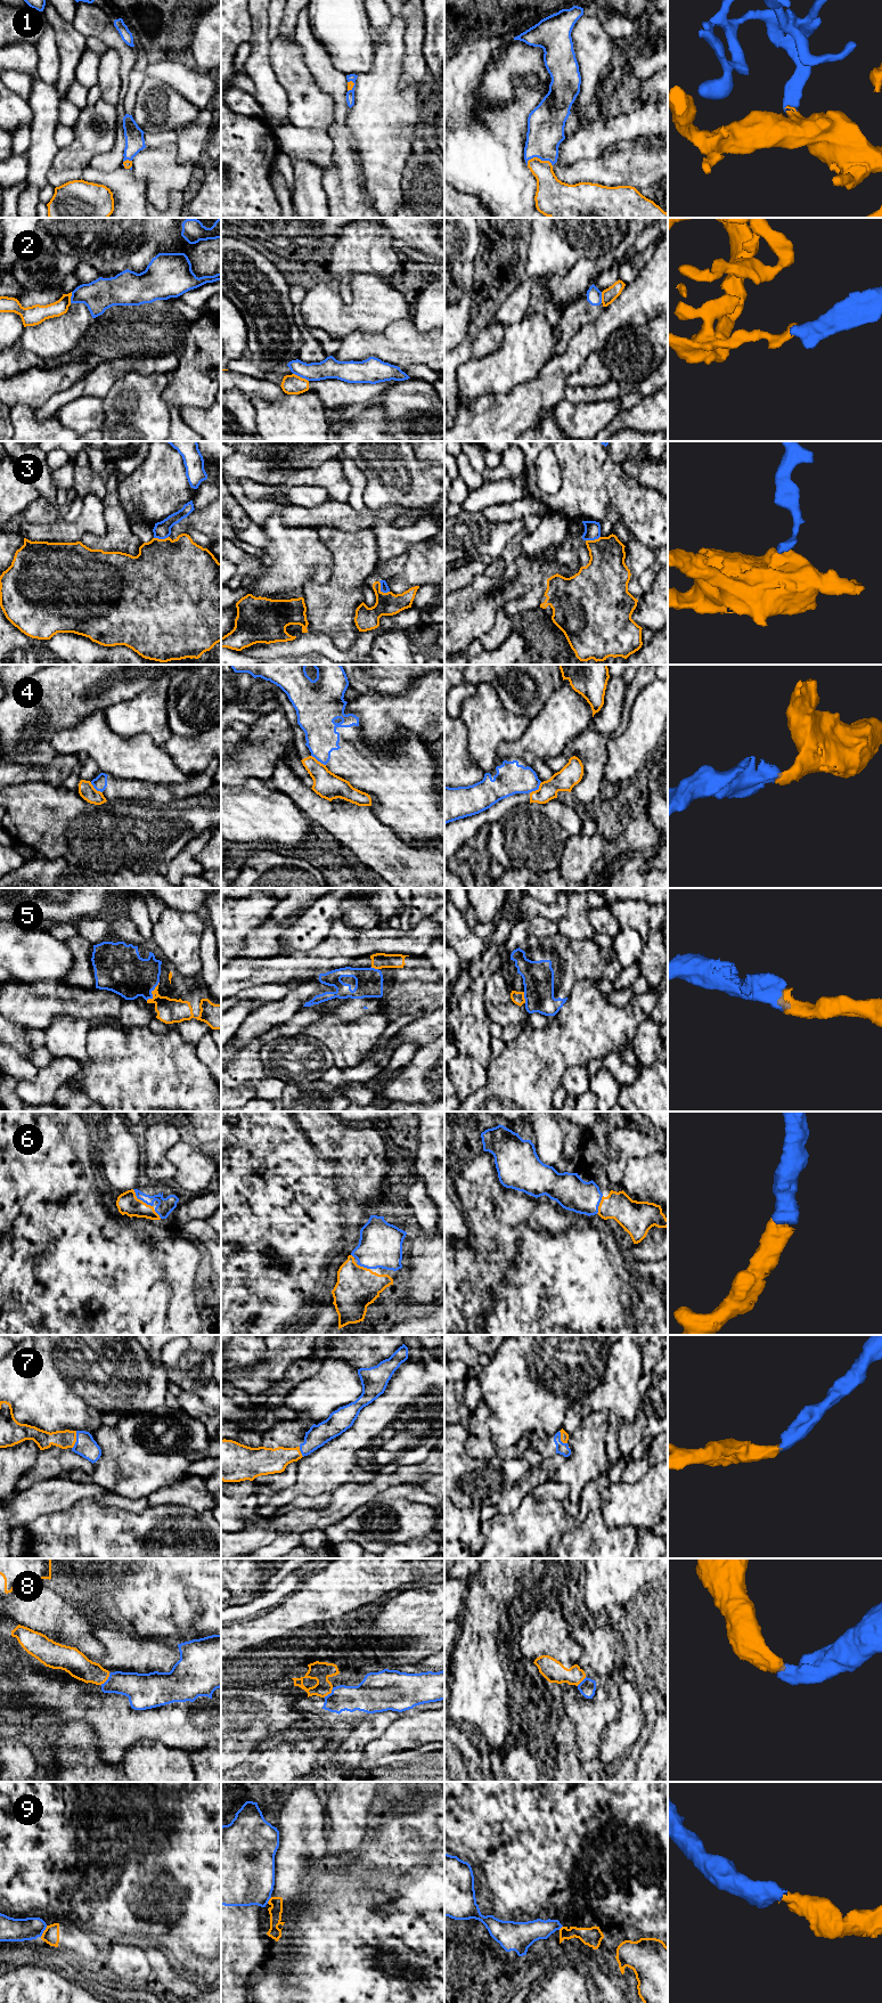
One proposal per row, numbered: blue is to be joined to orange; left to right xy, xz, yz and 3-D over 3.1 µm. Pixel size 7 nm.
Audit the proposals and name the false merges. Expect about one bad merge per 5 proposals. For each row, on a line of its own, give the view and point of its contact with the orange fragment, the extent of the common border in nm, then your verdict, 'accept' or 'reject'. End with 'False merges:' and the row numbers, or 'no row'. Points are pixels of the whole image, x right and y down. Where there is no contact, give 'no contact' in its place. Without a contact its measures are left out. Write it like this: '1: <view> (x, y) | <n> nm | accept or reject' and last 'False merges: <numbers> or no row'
1: yz (539, 159) | 190 nm | accept
2: xz (301, 377) | 130 nm | reject
3: xz (380, 589) | 110 nm | reject
4: xz (317, 760) | 130 nm | reject
5: xy (152, 992) | 160 nm | accept
6: xy (139, 1199) | 190 nm | accept
7: xy (75, 1440) | 130 nm | accept
8: xy (106, 1679) | 100 nm | accept
9: xy (43, 1931) | 90 nm | reject
False merges: 2, 3, 4, 9

